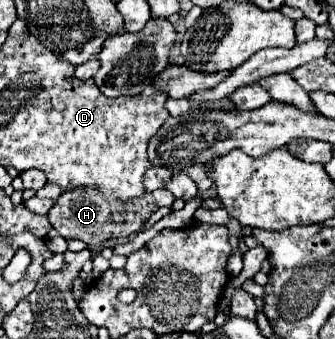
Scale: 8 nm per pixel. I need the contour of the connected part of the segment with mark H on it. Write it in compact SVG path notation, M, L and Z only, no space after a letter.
M72 189L60 195L54 207L48 211L48 221L66 239L80 239L88 245L100 245L108 239L124 239L132 233L142 231L144 223L158 207L172 207L174 195L166 189L144 193L142 199L130 201L106 201L96 189Z

